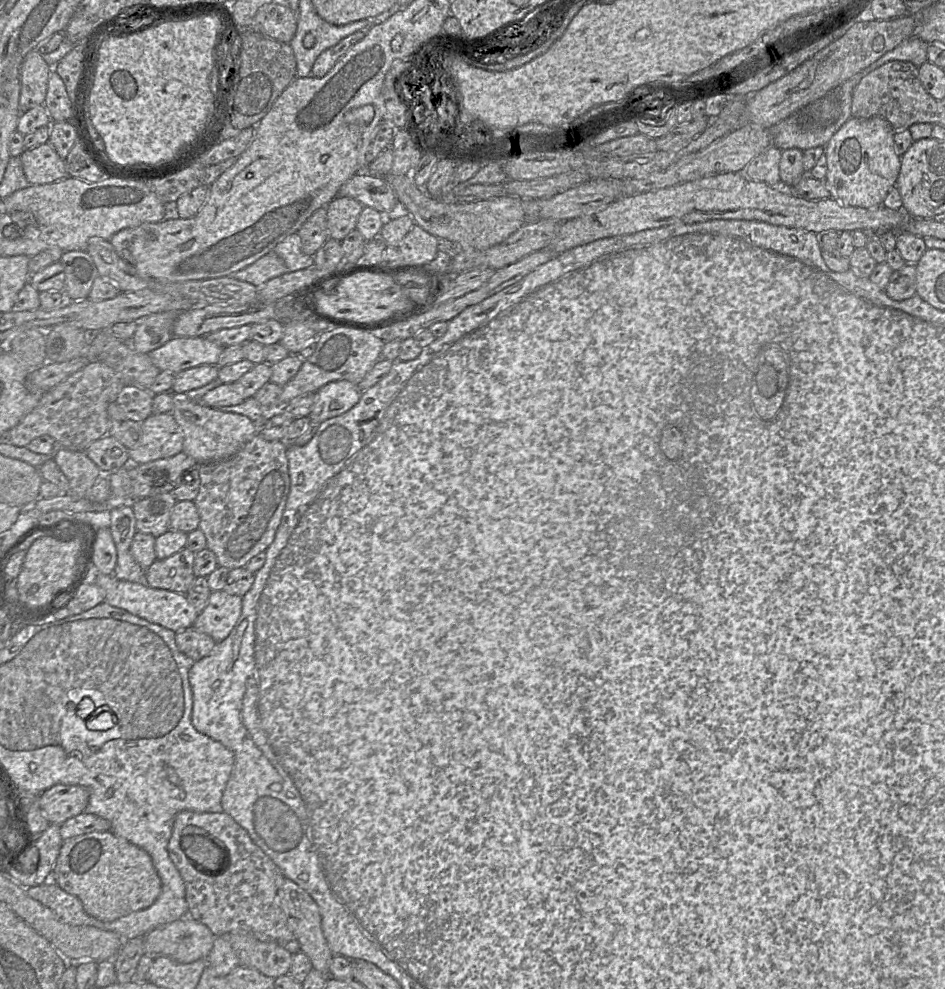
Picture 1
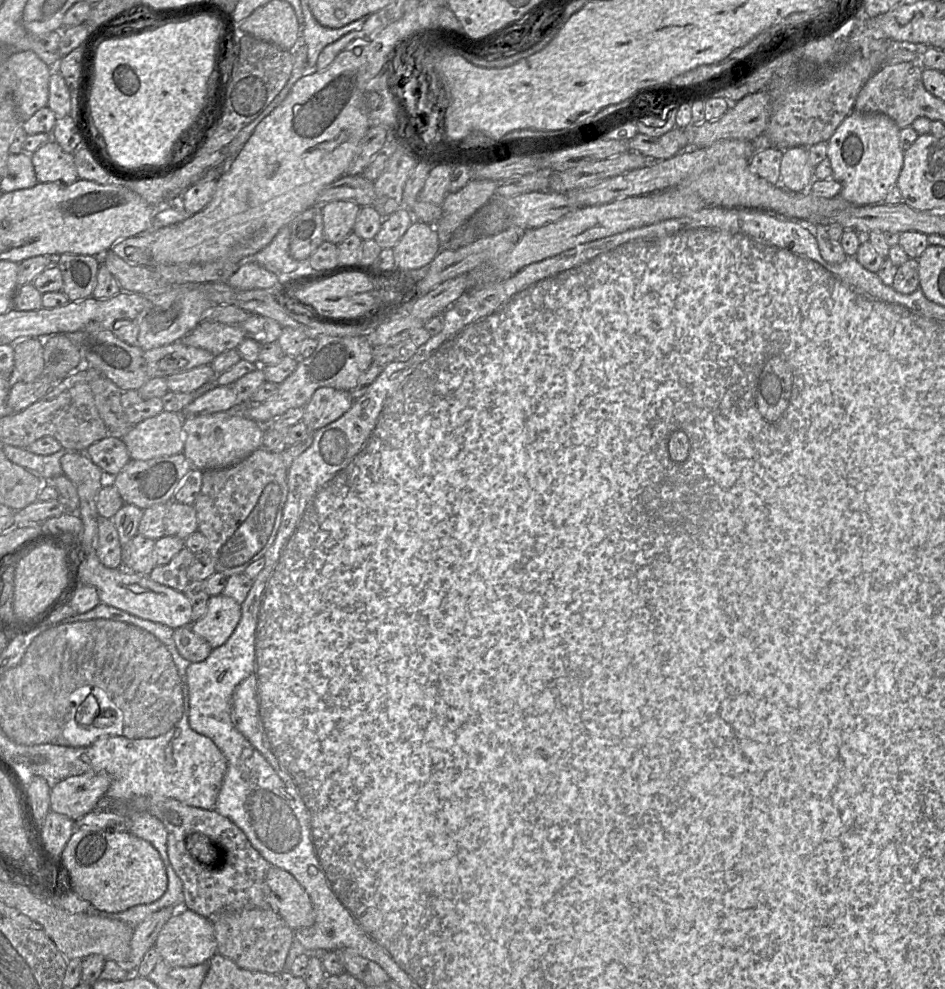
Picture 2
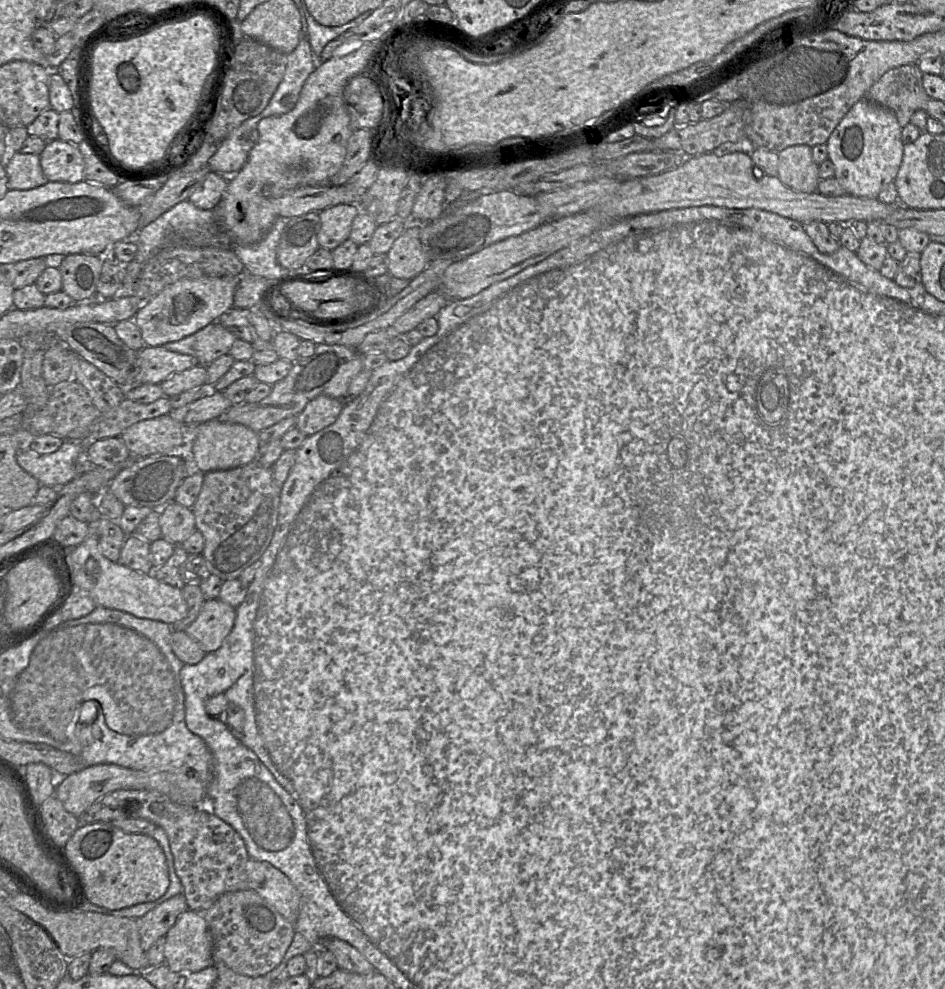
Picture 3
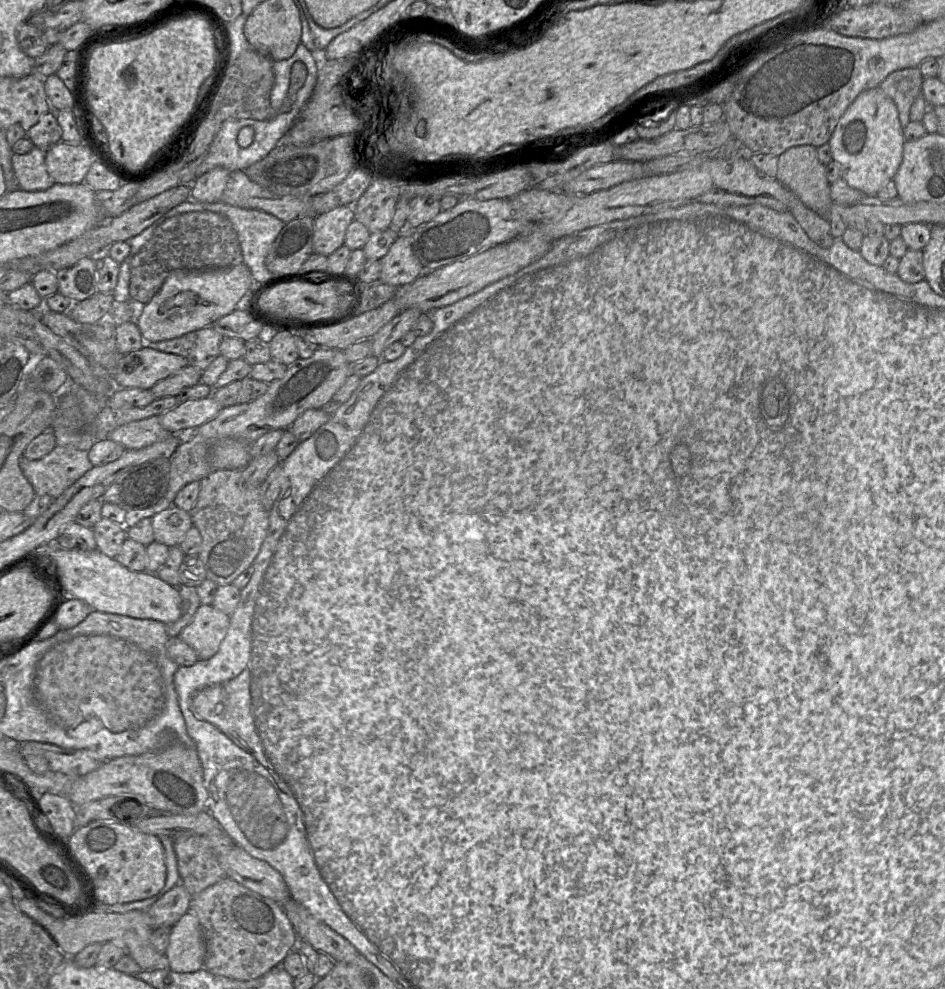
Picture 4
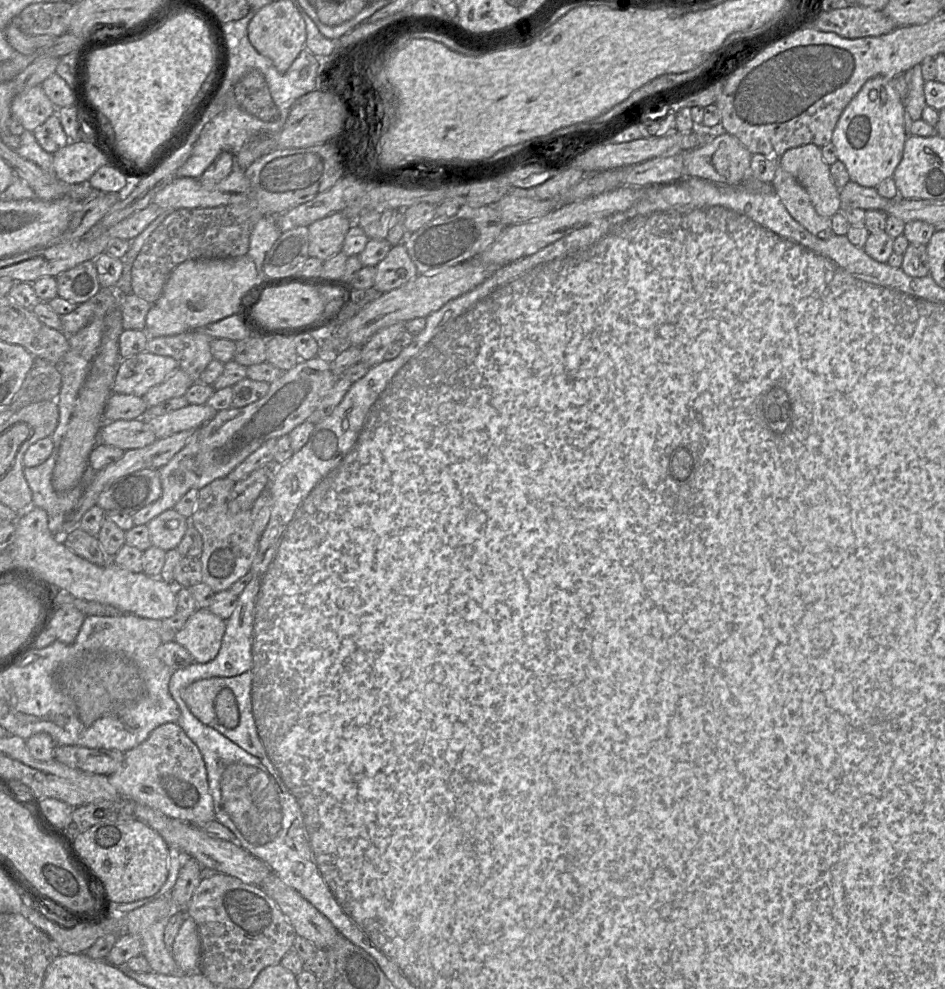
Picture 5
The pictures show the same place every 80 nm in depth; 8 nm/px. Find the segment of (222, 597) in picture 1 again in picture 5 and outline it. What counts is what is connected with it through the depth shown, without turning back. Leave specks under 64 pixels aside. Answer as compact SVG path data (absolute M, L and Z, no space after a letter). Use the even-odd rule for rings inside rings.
M198 608L176 633L174 641L182 645L197 663L213 660L219 652L226 620L208 608Z

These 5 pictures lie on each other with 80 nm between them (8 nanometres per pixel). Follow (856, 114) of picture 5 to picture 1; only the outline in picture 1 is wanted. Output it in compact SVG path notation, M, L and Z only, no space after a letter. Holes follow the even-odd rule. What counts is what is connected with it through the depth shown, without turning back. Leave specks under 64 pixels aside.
M850 117L825 147L827 173L825 184L830 197L844 206L874 208L883 205L890 188L896 186L900 159L895 152L895 131L882 117Z

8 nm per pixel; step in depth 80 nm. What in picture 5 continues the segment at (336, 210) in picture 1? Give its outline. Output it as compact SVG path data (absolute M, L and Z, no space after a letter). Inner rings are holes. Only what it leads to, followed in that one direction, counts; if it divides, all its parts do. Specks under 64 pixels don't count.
M342 212L330 214L308 226L308 255L323 261L342 251L345 236L353 221Z

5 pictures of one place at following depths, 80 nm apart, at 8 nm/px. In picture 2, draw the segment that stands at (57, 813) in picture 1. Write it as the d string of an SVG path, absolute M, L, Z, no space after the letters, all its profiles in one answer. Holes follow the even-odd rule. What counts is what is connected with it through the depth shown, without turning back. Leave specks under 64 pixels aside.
M85 773L66 778L52 787L50 810L76 821L95 810L111 782L106 773Z

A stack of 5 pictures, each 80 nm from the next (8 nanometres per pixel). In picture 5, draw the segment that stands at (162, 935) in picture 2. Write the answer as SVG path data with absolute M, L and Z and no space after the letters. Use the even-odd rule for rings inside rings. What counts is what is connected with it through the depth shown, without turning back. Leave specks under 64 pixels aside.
M186 917L173 945L172 956L177 965L185 973L193 973L199 969L201 961L201 941L196 922Z

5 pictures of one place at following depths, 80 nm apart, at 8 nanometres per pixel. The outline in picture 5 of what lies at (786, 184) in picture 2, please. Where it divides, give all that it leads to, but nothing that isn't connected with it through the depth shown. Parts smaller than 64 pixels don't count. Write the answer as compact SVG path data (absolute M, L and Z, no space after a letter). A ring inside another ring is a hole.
M806 144L789 149L779 158L779 166L806 190L820 216L832 218L841 211L840 189L832 181L820 147Z

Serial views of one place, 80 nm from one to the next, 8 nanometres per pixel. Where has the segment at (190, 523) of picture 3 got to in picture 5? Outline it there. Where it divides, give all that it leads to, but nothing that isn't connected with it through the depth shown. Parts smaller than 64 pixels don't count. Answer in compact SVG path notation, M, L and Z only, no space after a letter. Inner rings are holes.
M174 508L165 510L147 523L152 545L165 551L176 549L189 524Z

